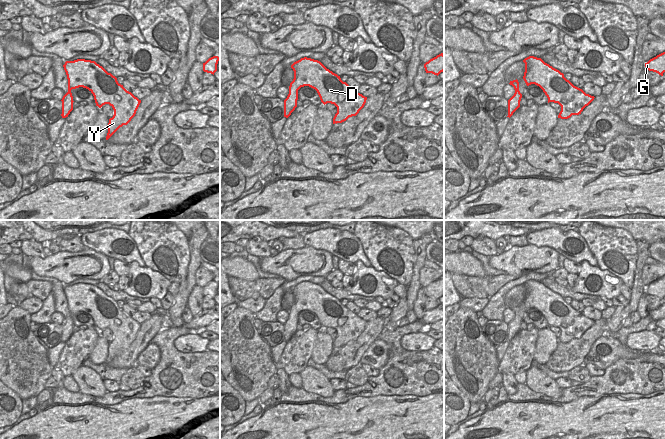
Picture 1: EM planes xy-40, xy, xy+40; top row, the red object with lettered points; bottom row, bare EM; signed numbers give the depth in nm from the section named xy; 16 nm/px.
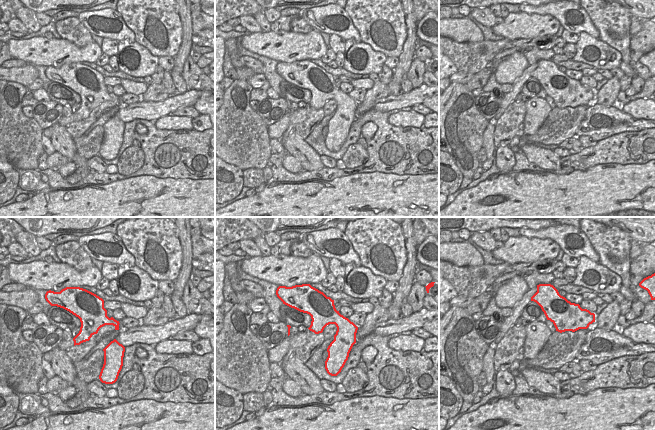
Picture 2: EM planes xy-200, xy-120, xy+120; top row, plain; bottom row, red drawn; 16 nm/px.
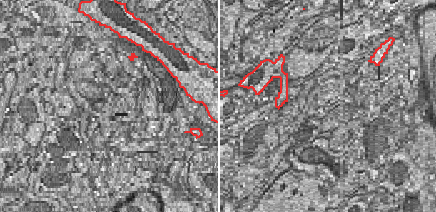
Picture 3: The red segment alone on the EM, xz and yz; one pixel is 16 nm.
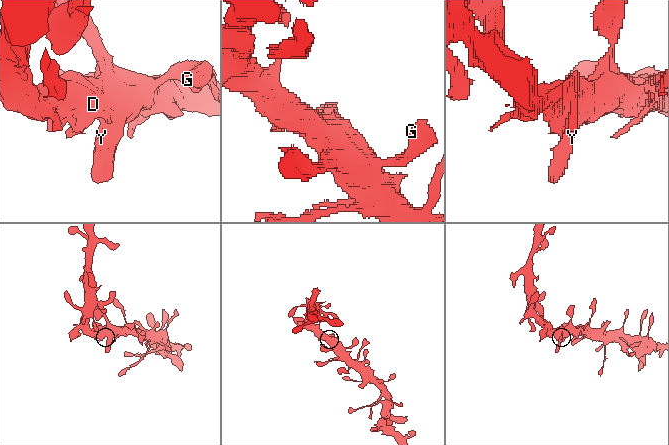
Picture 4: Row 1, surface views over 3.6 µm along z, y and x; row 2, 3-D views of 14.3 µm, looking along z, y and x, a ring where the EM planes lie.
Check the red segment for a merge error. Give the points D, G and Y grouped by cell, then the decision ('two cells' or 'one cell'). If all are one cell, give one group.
D G Y; one cell

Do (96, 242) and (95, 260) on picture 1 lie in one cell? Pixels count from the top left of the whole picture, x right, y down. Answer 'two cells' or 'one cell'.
two cells

